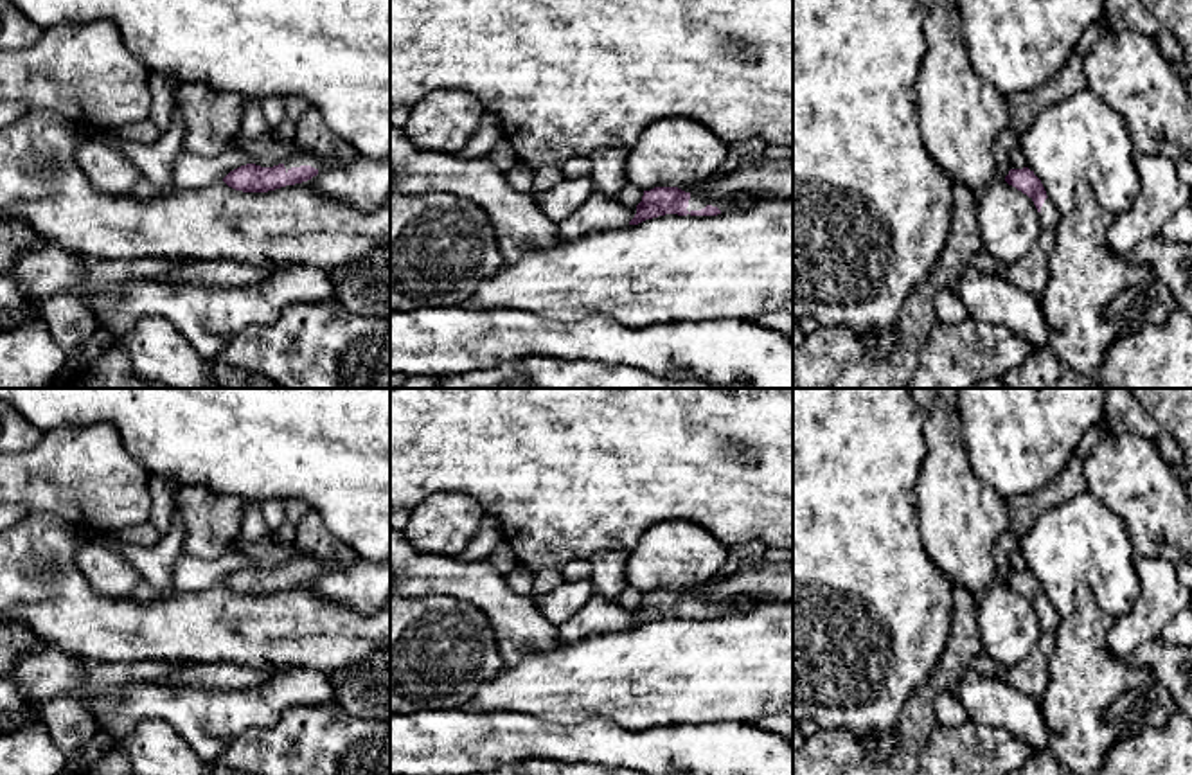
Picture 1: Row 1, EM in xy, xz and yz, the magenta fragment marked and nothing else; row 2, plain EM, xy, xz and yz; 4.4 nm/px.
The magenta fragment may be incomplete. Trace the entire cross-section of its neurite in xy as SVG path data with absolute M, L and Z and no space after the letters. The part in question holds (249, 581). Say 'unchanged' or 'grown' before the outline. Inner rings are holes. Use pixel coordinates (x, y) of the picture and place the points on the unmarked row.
grown; M315 509L295 525L295 548L297 556L286 566L246 566L230 574L223 584L243 595L268 595L311 583L327 565L349 566L358 561L358 554L327 530Z

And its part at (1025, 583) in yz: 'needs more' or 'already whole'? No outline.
needs more

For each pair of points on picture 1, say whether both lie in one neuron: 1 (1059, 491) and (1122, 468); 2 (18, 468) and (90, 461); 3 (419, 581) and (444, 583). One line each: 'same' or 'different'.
1: different
2: same
3: same

